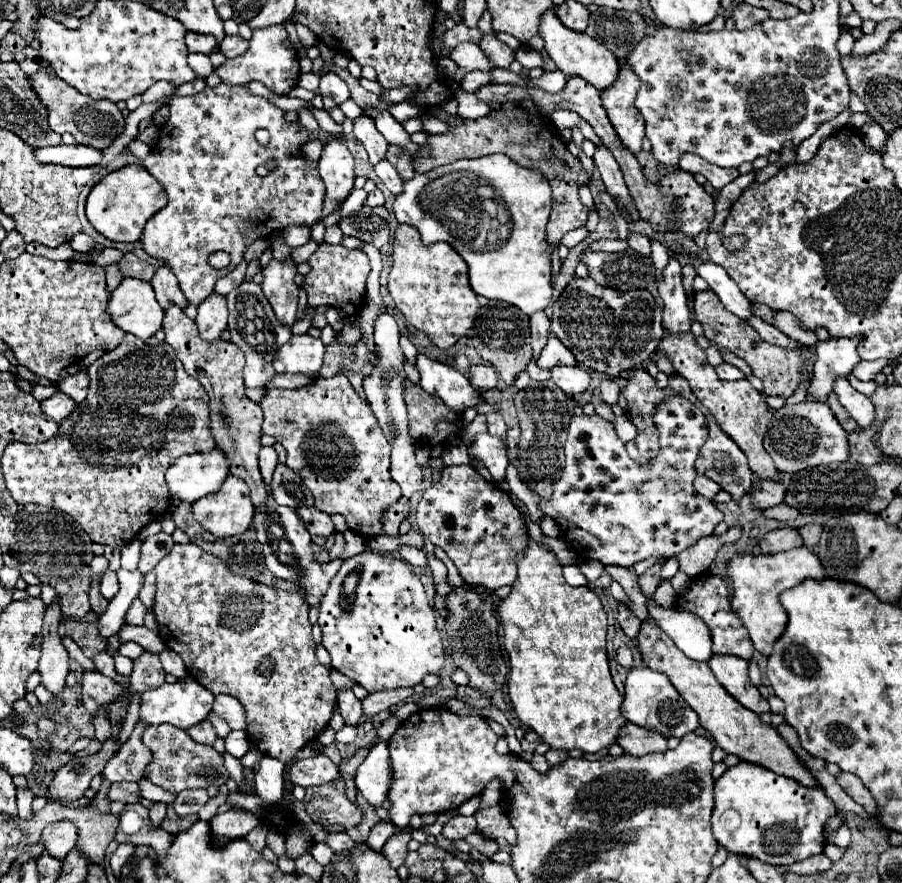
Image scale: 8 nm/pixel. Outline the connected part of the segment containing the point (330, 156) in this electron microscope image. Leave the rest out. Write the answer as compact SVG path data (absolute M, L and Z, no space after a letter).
M341 139L325 143L319 159L319 173L327 187L325 201L323 201L325 217L331 215L353 191L353 181L355 181L353 165L355 165L353 155L341 143Z

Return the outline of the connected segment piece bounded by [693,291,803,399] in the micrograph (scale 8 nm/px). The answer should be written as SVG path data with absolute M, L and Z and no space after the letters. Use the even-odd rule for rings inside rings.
M713 291L695 293L693 311L695 311L695 319L703 325L703 333L709 341L725 345L737 357L747 361L753 375L763 381L763 391L761 391L763 395L779 395L779 397L785 397L785 399L793 395L793 391L797 389L797 385L803 379L803 373L801 373L803 357L801 357L799 351L789 351L789 349L769 345L767 341L763 341L759 337L759 333L749 323L739 321L739 317L735 317L733 313L727 313L727 309L723 309L723 303L719 301L719 297L715 297Z

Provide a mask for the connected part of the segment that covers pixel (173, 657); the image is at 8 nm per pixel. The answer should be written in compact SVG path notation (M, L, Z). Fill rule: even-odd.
M165 649L165 651L159 655L159 659L161 659L161 665L163 665L165 673L177 677L179 681L183 681L183 679L187 677L187 669L185 669L185 665L183 665L183 659L181 659L177 653L173 653L171 649Z

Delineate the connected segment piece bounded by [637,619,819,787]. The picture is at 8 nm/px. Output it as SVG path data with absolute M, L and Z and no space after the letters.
M653 619L647 623L641 623L641 631L637 637L637 647L641 651L643 663L651 667L653 671L661 671L669 677L669 681L675 685L679 695L687 701L687 705L699 715L699 725L707 729L715 741L725 753L737 755L741 761L765 767L777 775L785 775L789 779L795 779L797 783L805 787L819 787L819 781L809 773L809 769L797 759L793 749L781 739L777 729L771 725L763 725L757 713L747 711L741 707L715 679L707 663L691 661L685 653L681 653L675 643L657 627Z

